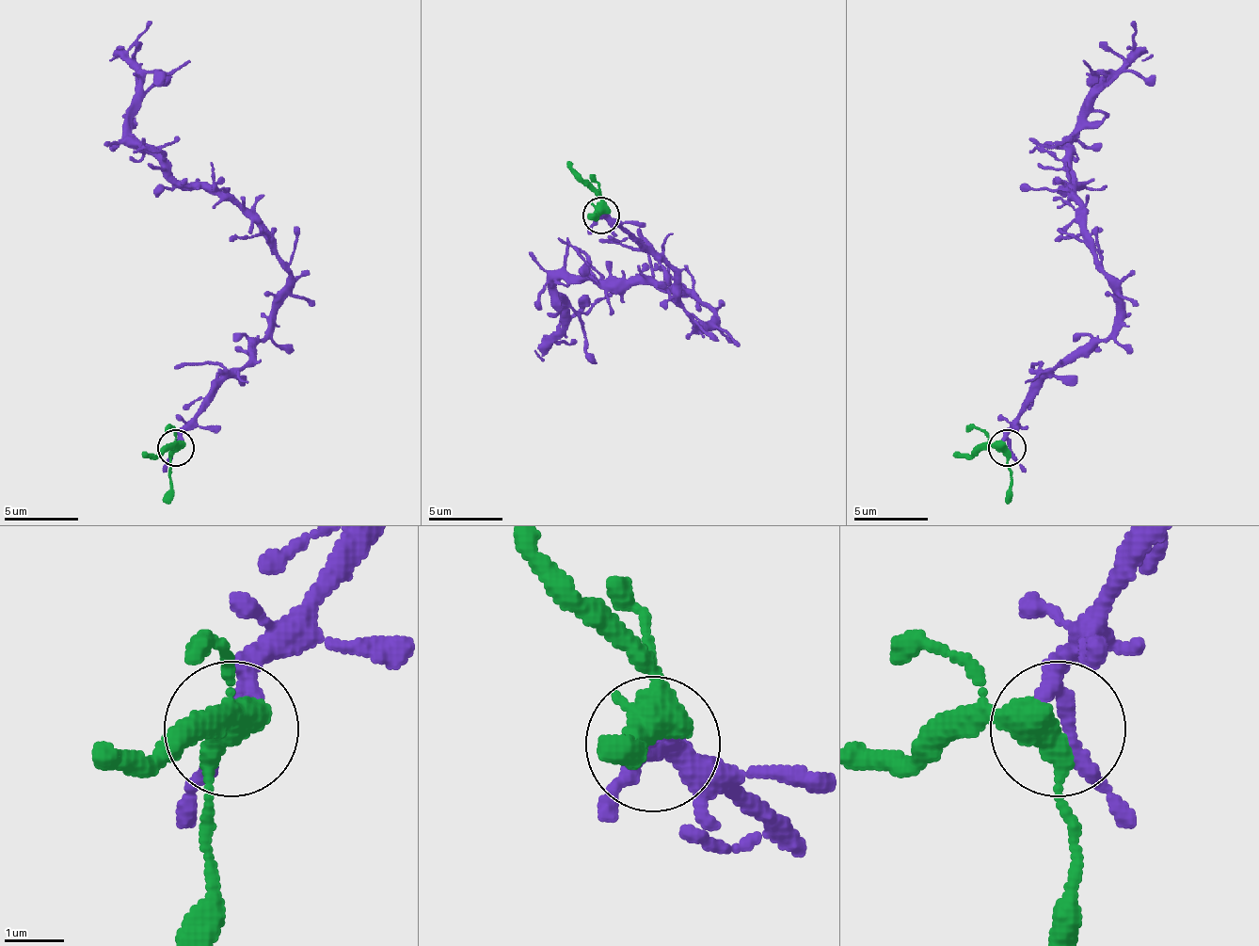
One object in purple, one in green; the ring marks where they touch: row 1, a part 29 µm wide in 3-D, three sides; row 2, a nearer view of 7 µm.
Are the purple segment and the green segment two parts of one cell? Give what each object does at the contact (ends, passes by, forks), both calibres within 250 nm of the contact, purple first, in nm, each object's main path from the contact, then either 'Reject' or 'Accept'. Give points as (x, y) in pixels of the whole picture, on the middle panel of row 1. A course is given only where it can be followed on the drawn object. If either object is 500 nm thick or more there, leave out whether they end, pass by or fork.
At the ring purple passes by. At the ring green passes by. Thickness 220 nm (purple) against 480 nm. Course of purple: (599, 214), (674, 273), (674, 299), (699, 325), (714, 313), (684, 292), (563, 277), (551, 340), (578, 340). Course of green: (599, 214), (599, 200), (566, 163). Accept

